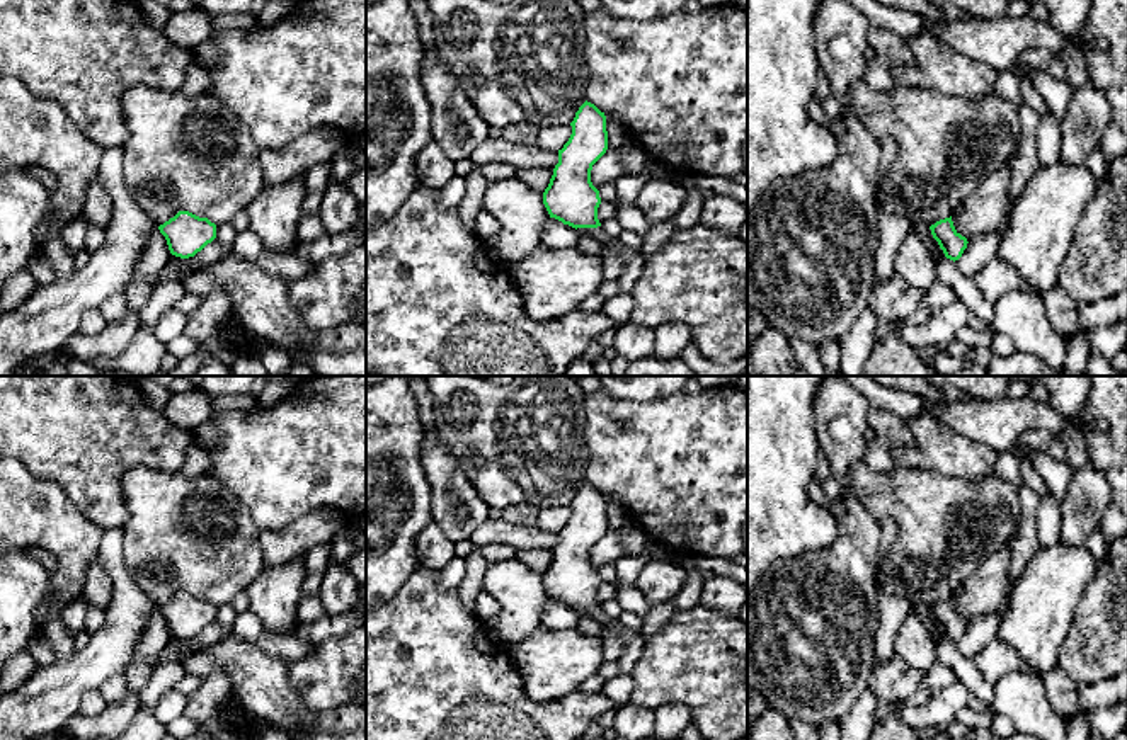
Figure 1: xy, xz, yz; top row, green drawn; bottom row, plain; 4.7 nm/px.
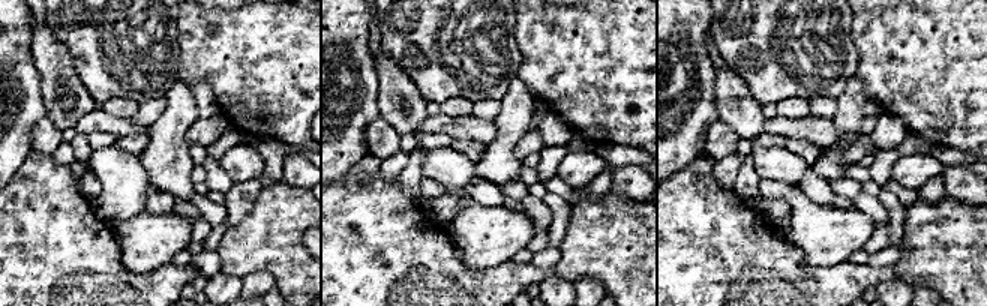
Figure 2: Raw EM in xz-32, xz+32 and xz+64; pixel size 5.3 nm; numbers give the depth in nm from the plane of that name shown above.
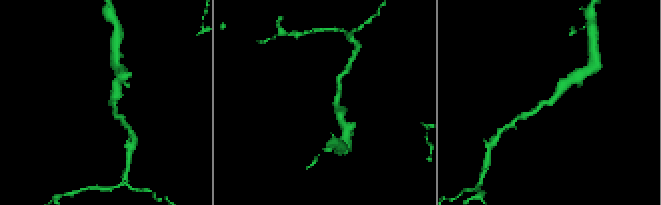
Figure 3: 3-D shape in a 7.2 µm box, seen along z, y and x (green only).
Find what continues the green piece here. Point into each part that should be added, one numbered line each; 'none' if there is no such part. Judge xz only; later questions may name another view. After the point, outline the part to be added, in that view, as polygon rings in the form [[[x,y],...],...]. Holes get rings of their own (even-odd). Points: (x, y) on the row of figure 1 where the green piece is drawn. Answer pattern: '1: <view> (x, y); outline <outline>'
1: xz (499, 150); outline [[[487,138],[470,157],[473,165],[482,167],[485,163],[509,163],[518,170],[523,168],[550,168],[558,163],[558,151],[541,150],[536,143],[529,146],[514,145],[502,138]]]

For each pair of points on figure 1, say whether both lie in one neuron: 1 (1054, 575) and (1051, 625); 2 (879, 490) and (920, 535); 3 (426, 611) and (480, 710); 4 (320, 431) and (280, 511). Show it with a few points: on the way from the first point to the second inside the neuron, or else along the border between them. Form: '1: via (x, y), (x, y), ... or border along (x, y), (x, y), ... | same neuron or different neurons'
1: via (1051, 587), (1051, 613) | same neuron
2: via (889, 500), (913, 524) | same neuron
3: via (426, 635), (426, 655), (457, 686) | same neuron
4: via (305, 451), (280, 477), (280, 490) | same neuron

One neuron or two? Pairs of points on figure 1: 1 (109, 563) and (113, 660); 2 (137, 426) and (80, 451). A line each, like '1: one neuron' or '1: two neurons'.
1: one neuron
2: one neuron

